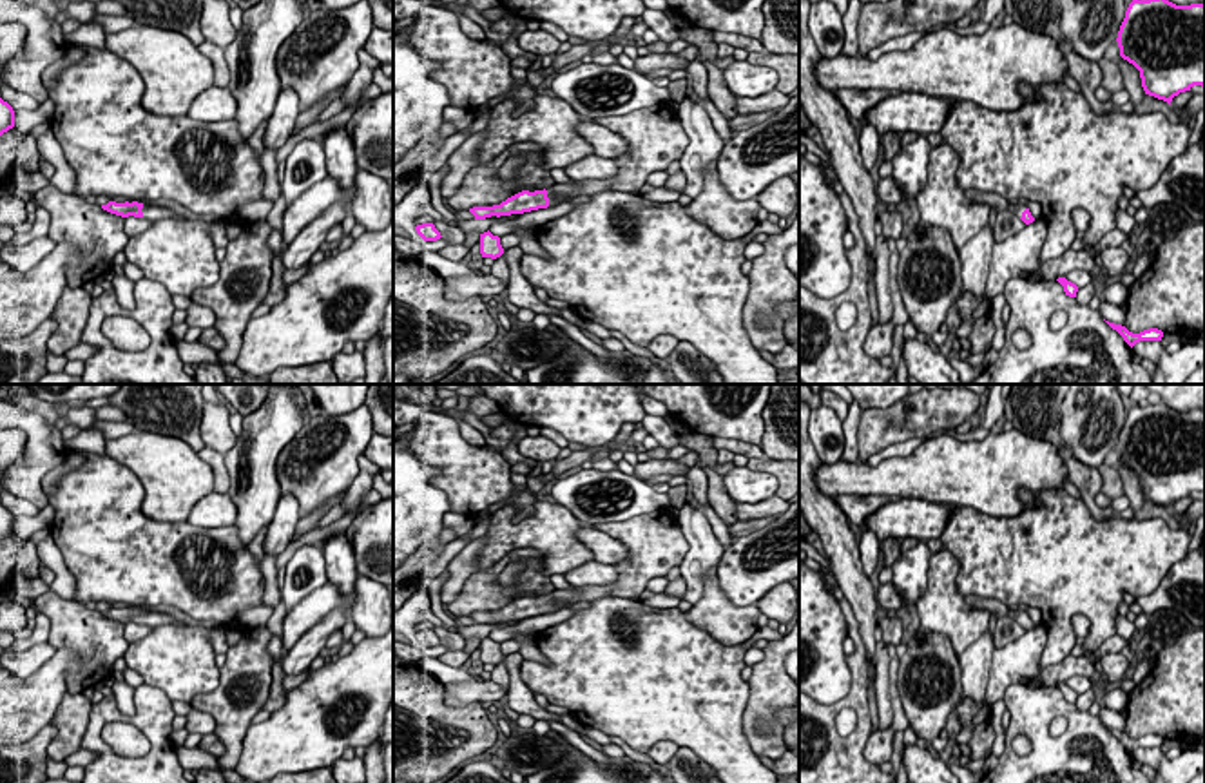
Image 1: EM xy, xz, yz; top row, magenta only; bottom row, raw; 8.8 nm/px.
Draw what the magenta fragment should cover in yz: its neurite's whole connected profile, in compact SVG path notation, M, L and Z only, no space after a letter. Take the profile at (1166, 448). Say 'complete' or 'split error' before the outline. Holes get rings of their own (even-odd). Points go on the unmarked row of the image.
complete | M1133 404L1116 448L1140 477L1145 500L1171 511L1180 498L1205 493L1205 410Z

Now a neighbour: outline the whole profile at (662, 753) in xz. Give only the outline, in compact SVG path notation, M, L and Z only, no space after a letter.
M658 741L651 747L651 750L647 752L652 761L660 763L660 765L667 765L672 756L678 752L678 745L672 741Z

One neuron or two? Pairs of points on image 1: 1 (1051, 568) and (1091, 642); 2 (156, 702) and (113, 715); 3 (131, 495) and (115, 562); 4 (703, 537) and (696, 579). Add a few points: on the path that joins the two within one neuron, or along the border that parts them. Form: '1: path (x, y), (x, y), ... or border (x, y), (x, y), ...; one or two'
1: path (1070, 586), (1097, 613), (1097, 624); one
2: path (145, 713), (140, 718), (124, 718); one
3: path (120, 512), (115, 517), (115, 546); one
4: path (703, 548), (696, 568); one

